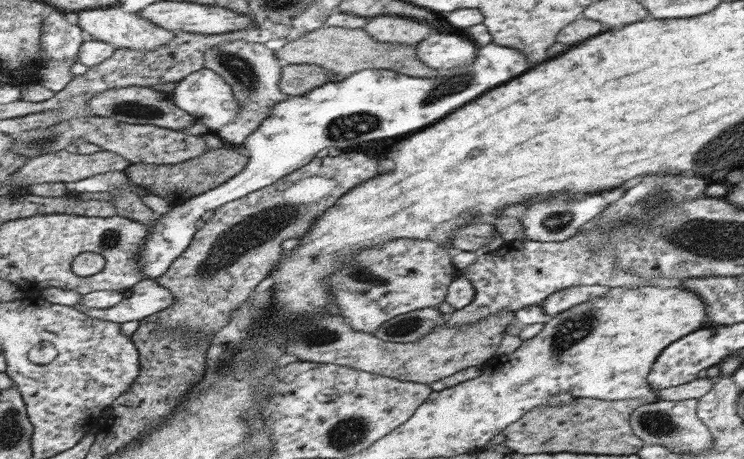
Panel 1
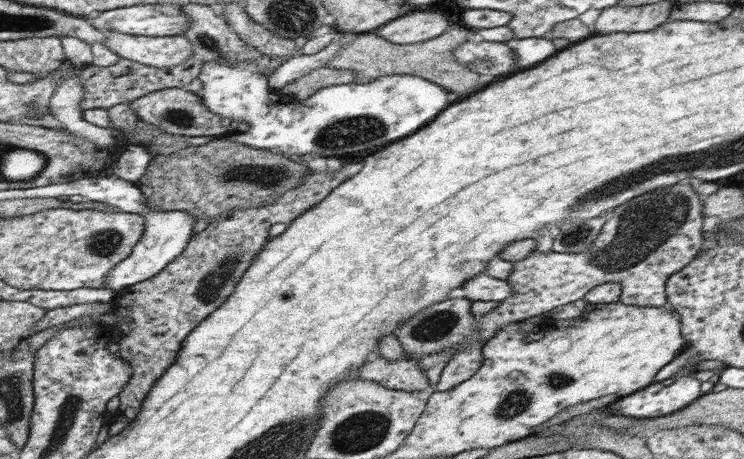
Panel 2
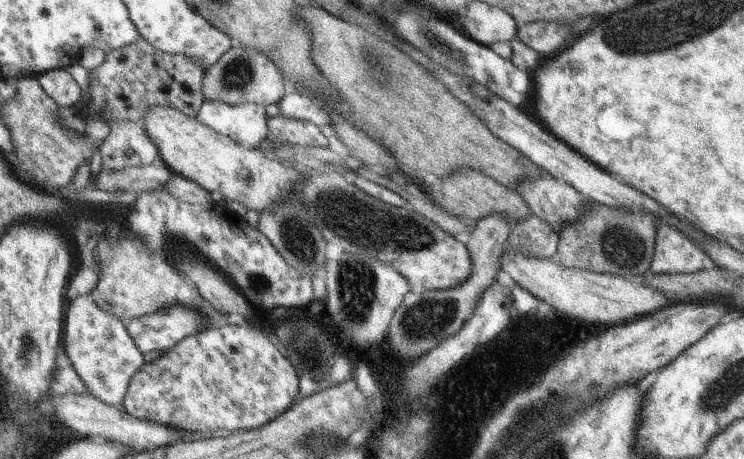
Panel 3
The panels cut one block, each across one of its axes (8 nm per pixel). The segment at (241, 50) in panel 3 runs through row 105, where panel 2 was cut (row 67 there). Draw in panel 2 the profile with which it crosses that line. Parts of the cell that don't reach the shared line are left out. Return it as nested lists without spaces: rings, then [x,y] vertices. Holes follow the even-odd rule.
[[[211,3],[184,4],[180,8],[190,17],[190,28],[184,36],[192,44],[193,56],[196,56],[203,64],[215,63],[234,67],[239,63],[243,63],[244,65],[255,65],[256,72],[264,77],[269,78],[274,74],[275,71],[269,68],[270,58],[244,42],[239,34],[231,28],[231,25],[218,15]]]

